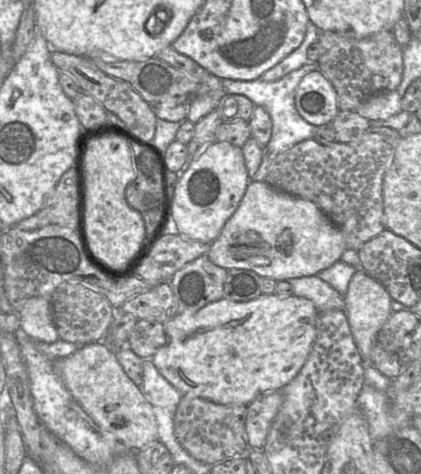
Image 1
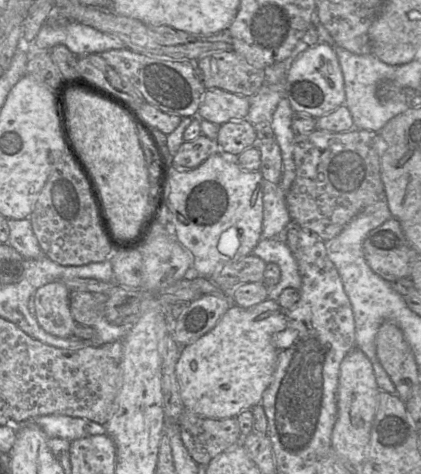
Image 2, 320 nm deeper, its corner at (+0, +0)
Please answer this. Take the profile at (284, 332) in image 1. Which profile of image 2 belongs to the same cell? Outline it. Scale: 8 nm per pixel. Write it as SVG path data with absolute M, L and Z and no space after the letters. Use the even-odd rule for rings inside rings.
M267 299L247 309L232 304L213 329L182 350L176 378L184 407L220 420L260 404L276 367L276 335L286 328L286 311L277 301Z

